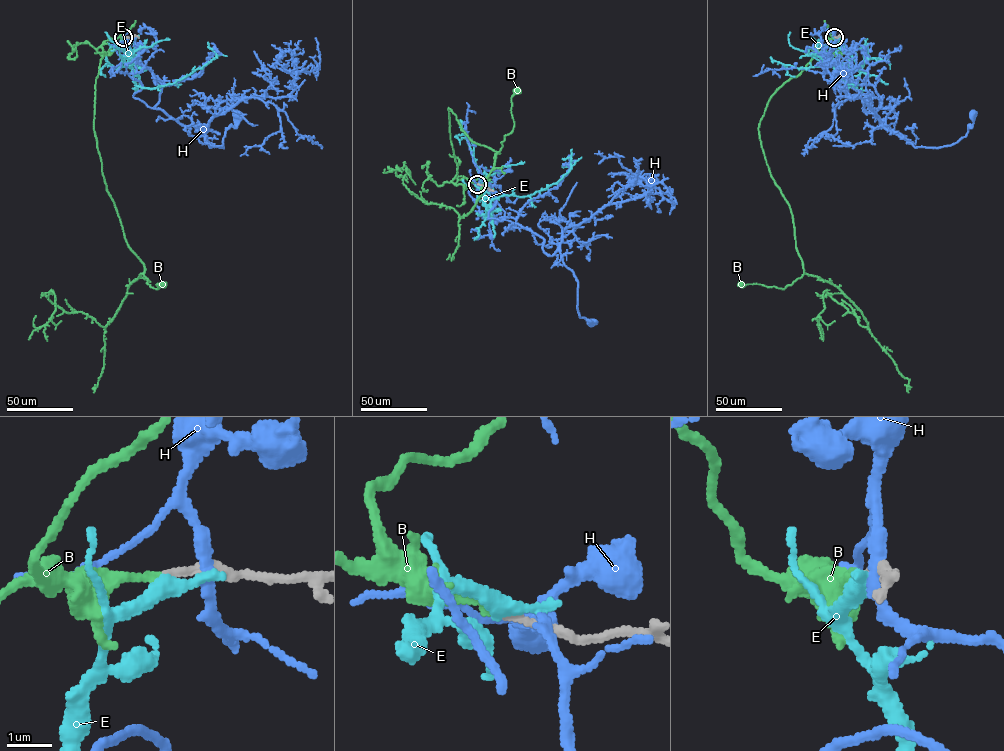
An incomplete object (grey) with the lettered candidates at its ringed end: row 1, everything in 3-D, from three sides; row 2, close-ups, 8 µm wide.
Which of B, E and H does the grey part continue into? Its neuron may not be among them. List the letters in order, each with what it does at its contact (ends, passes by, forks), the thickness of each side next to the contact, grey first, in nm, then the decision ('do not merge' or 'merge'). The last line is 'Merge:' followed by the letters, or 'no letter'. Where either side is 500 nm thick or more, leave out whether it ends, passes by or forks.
B: it ends; calibres 170 and 150 nm; merge
E: it ends; calibres 180 and 440 nm; do not merge
H: it passes by; calibres 260 and 280 nm; do not merge
Merge: B

